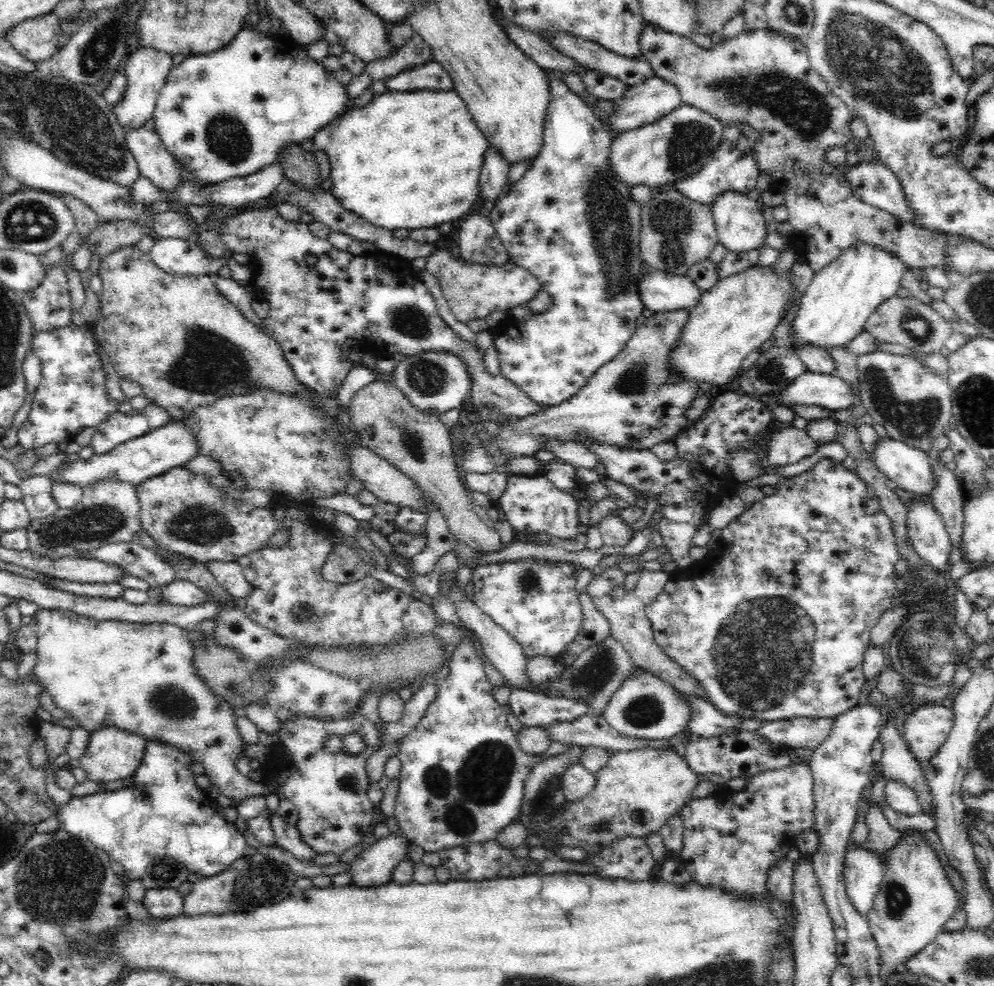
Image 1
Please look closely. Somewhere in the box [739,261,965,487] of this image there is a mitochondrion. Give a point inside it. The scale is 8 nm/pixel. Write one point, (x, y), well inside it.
(916, 418)

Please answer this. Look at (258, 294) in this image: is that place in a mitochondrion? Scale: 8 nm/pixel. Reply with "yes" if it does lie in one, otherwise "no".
no

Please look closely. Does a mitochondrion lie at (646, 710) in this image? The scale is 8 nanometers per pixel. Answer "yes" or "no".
yes

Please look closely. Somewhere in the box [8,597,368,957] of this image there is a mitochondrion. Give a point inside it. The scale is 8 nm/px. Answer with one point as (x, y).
(63, 883)

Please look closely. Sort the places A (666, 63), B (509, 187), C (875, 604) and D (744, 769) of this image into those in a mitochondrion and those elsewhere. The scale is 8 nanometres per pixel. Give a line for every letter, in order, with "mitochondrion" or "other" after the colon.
A: other
B: other
C: other
D: other

